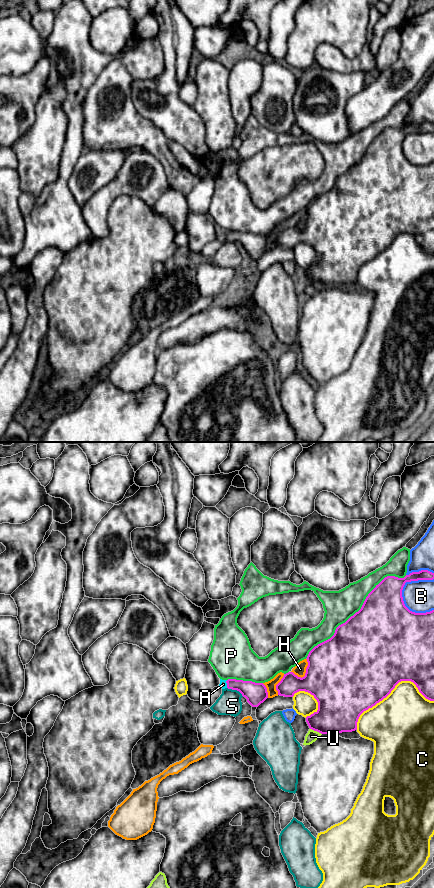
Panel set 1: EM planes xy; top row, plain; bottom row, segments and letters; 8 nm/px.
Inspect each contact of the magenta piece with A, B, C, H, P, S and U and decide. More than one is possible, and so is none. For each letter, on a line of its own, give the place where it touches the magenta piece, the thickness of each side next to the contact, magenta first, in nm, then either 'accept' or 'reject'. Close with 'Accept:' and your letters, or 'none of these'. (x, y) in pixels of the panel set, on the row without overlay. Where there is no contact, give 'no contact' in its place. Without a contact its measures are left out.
A: xy (227, 236) | 180/60 nm | accept
B: xy (405, 134) | 320/260 nm | reject
C: xy (391, 242) | 500/460 nm | reject
H: xy (306, 222) | 500/100 nm | reject
P: xy (356, 164) | 500/240 nm | reject
S: xy (235, 241) | 180/190 nm | reject
U: xy (316, 282) | 340/90 nm | reject
Accept: A

